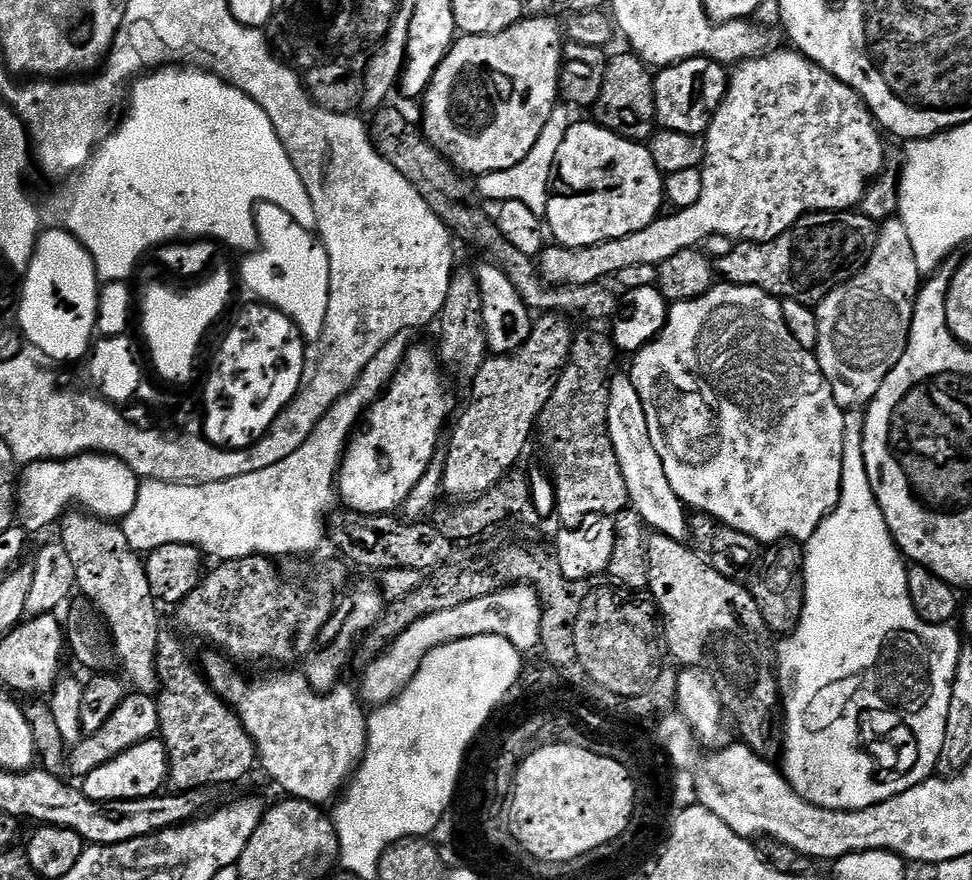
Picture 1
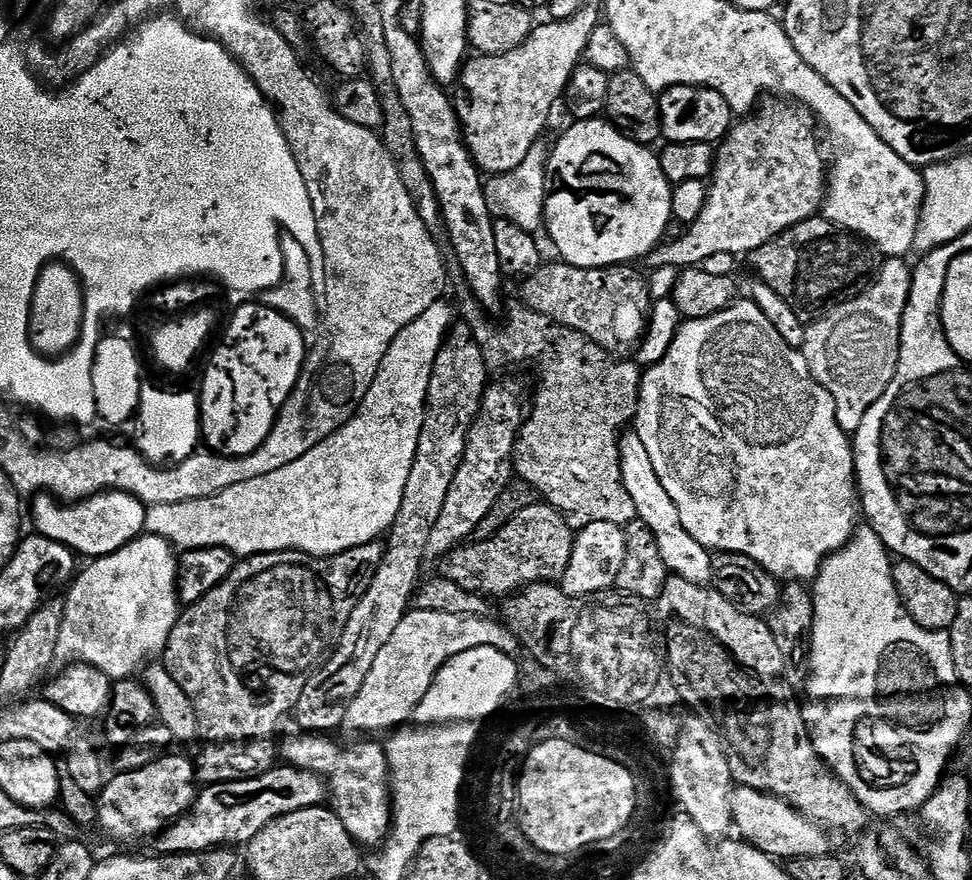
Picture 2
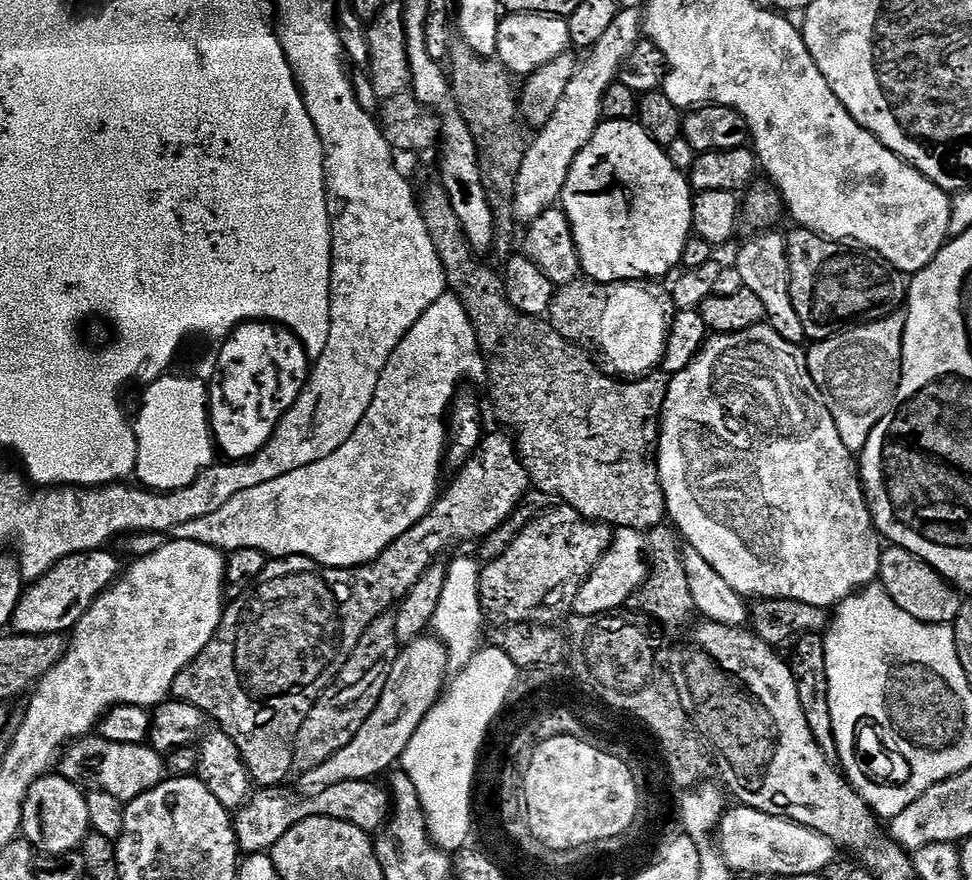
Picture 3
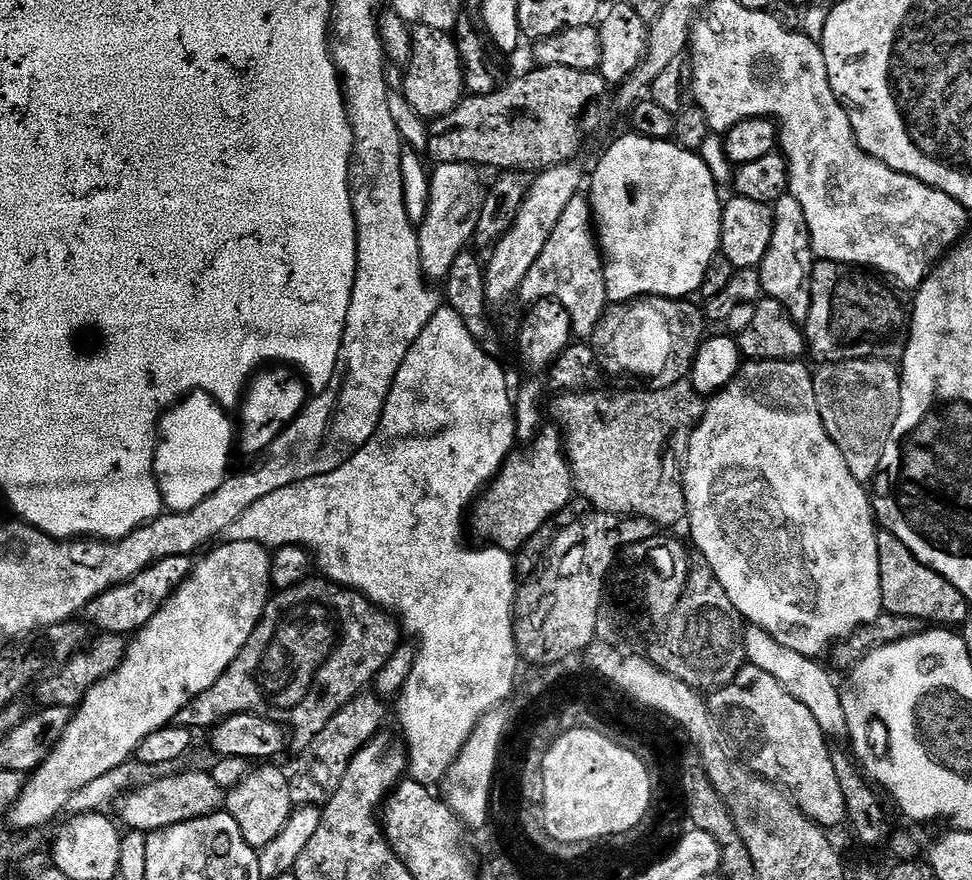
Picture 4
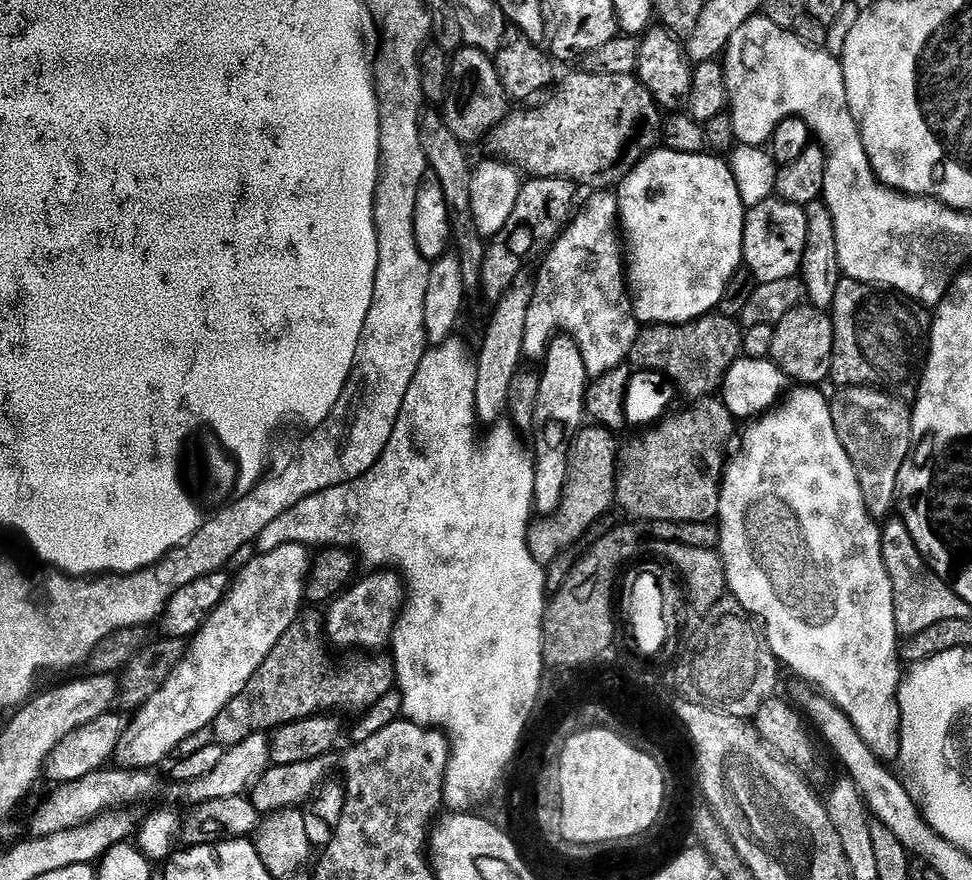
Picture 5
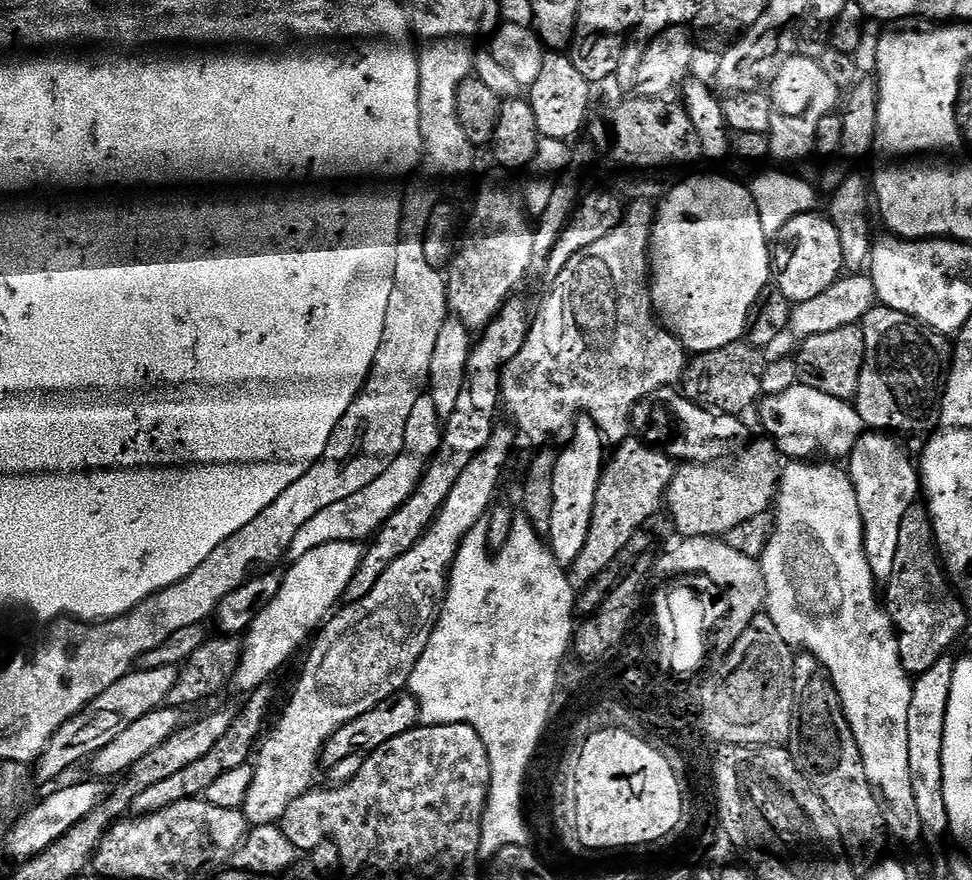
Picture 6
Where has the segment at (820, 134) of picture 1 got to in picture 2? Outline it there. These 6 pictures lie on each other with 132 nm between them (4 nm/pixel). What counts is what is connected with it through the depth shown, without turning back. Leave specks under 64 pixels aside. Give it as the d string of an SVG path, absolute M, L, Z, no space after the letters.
M776 98L765 99L724 137L707 185L704 209L677 240L661 242L646 257L653 269L667 264L679 270L695 268L714 254L725 252L743 257L766 246L787 228L813 219L823 209L826 164L824 168L824 156L816 141L817 117L799 102L772 99Z

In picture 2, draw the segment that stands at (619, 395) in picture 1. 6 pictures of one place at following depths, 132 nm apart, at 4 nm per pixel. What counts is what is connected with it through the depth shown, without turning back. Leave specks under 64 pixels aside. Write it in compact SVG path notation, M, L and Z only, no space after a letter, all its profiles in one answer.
M635 430L625 431L621 435L620 465L626 490L630 490L630 498L634 498L636 515L642 522L646 522L646 526L650 526L650 530L654 530L654 538L658 538L658 550L662 550L662 558L669 573L692 580L696 584L707 585L714 576L709 549L703 548L686 532L686 526L682 526L682 514L678 514L674 498L666 494L666 486L662 486L658 470L654 468L654 462L651 461L642 438Z

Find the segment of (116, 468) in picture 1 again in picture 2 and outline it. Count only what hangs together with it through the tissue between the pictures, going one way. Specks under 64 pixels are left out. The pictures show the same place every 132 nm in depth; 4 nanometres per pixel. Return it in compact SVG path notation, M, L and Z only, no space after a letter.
M105 490L75 503L78 505L74 508L58 508L54 499L48 492L40 492L33 497L33 529L37 535L66 545L79 555L84 554L87 558L108 556L143 535L147 505L128 492Z

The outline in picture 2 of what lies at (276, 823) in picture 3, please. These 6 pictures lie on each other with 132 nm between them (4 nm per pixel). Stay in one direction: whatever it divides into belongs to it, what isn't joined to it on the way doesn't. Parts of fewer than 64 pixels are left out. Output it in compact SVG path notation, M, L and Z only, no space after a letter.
M277 766L270 769L268 772L262 773L260 776L251 776L248 780L226 780L222 784L210 784L199 789L198 795L190 811L181 816L179 820L174 820L169 823L168 827L163 832L159 833L158 841L160 840L159 851L164 854L179 854L181 852L206 852L223 846L236 846L232 844L247 845L252 841L254 836L260 830L266 830L266 826L270 826L270 822L274 822L274 818L282 818L282 814L292 814L294 810L306 810L307 808L319 808L326 800L326 785L321 776L315 776L313 772L307 772L301 768L293 768L291 766Z

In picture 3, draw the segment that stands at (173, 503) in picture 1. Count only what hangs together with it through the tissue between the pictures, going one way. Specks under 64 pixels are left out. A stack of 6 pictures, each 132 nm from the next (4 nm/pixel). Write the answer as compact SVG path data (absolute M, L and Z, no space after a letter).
M445 290L440 295L438 302L410 326L410 330L398 342L394 354L390 354L390 362L386 362L384 377L378 382L378 390L374 394L374 402L370 402L370 410L362 418L358 430L354 432L338 448L330 458L322 458L322 462L314 462L310 466L302 466L298 470L290 470L290 474L282 474L282 478L274 478L274 482L262 482L262 486L254 486L250 490L242 490L242 494L236 494L222 506L222 510L216 510L206 517L196 518L193 521L186 522L184 525L178 525L174 529L174 536L177 540L193 540L202 542L206 546L219 548L224 554L237 553L241 548L249 548L263 552L268 558L283 558L286 556L305 556L314 563L321 564L323 568L359 568L361 564L371 564L374 560L379 560L389 546L398 538L402 538L415 524L419 523L424 516L431 511L433 504L436 503L441 491L440 467L446 464L446 449L450 439L449 416L450 409L457 399L456 387L464 379L483 381L486 376L486 361L483 352L480 350L480 344L476 340L476 331L462 306L462 302L453 292Z

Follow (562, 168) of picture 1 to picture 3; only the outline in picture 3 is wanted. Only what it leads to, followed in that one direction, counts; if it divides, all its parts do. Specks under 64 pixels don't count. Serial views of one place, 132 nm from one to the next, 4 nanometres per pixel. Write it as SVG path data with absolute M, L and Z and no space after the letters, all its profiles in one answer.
M605 119L597 126L590 142L582 146L578 158L574 158L559 199L574 234L581 273L597 284L609 286L659 281L659 276L679 266L688 248L688 239L693 239L693 199L689 177L670 162L665 145L654 142L635 119Z

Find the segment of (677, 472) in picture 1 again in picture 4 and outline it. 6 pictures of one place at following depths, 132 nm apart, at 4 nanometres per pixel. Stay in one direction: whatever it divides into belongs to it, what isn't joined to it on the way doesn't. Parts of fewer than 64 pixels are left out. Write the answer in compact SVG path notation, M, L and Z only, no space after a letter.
M754 360L741 367L736 379L711 397L703 405L702 419L692 429L688 440L688 453L682 456L682 479L684 482L684 506L686 525L692 531L692 540L701 552L704 563L717 576L718 582L726 590L730 602L734 604L740 616L751 627L766 630L782 646L798 650L798 654L813 658L823 657L823 652L835 640L844 640L851 632L860 627L871 626L884 612L882 602L882 582L878 566L878 521L872 510L870 492L865 485L850 474L842 450L832 440L831 434L820 417L818 402L814 398L812 372L800 360Z

